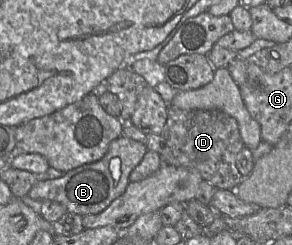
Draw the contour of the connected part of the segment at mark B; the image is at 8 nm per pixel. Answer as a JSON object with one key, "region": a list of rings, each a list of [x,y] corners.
{"region":[[[123,135],[113,140],[108,152],[100,160],[82,165],[53,180],[39,180],[29,191],[33,200],[51,200],[63,204],[69,213],[81,216],[98,214],[122,195],[130,180],[132,170],[141,162],[148,151],[146,145]]]}

